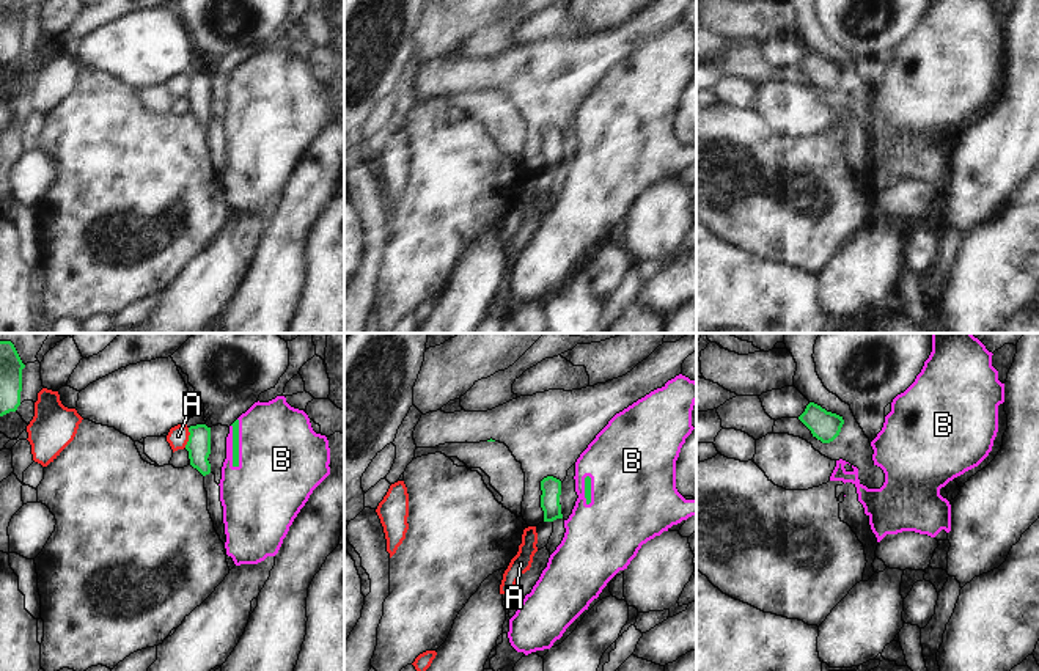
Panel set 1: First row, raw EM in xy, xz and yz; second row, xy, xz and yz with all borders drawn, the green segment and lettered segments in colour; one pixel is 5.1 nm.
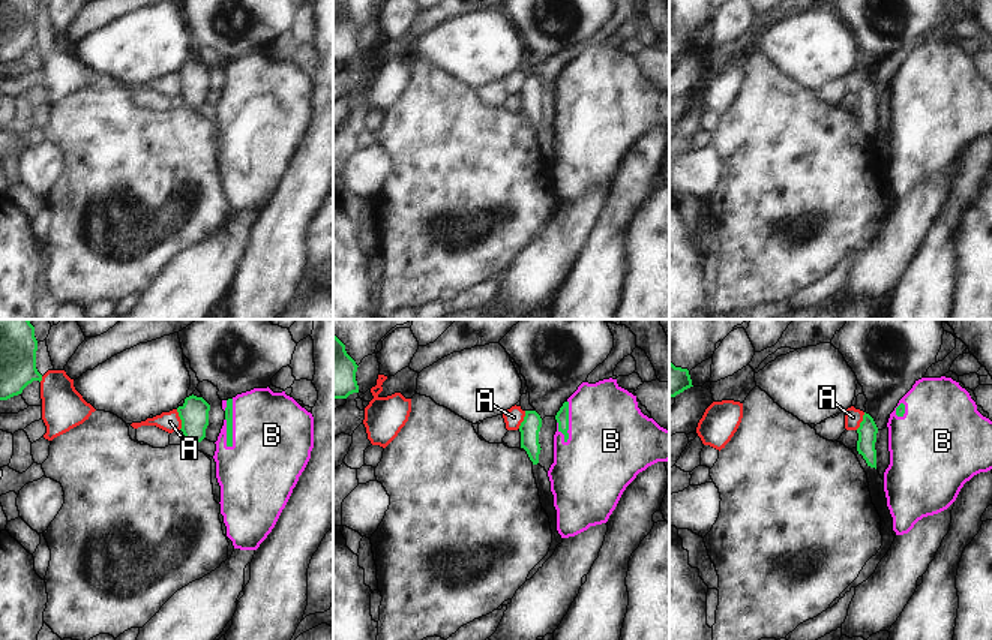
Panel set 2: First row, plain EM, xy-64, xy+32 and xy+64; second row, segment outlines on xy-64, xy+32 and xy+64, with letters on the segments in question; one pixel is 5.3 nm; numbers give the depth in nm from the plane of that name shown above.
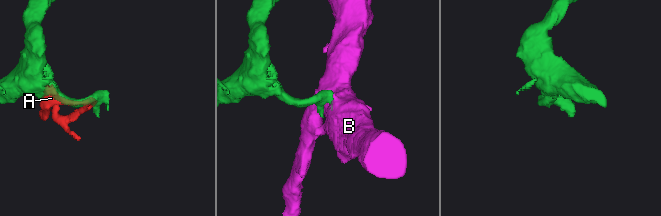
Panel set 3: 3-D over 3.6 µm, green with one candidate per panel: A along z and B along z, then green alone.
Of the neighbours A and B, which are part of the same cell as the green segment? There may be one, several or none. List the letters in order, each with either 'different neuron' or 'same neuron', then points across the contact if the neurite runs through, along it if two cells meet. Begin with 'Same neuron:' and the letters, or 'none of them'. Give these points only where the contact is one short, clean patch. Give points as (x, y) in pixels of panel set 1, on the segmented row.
Same neuron: B
A: different neuron
B: same neuron; way xy (234, 425), (238, 428), (238, 443), (256, 445), (282, 459)

